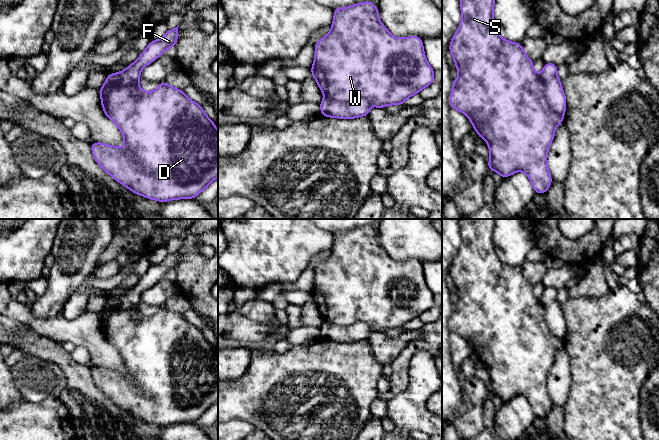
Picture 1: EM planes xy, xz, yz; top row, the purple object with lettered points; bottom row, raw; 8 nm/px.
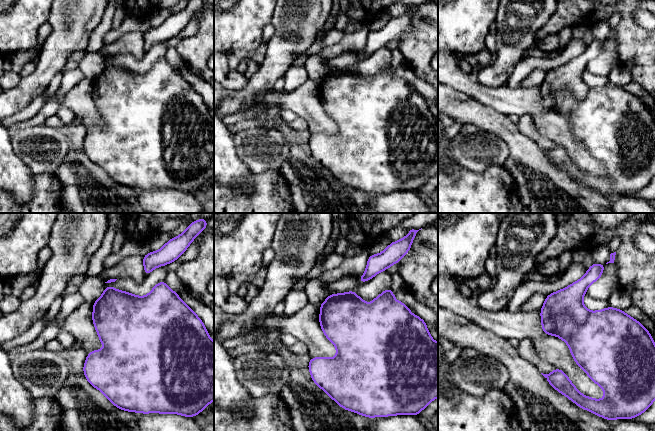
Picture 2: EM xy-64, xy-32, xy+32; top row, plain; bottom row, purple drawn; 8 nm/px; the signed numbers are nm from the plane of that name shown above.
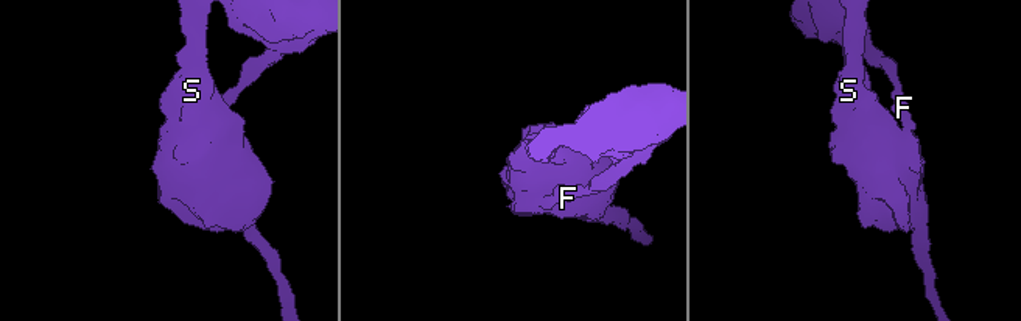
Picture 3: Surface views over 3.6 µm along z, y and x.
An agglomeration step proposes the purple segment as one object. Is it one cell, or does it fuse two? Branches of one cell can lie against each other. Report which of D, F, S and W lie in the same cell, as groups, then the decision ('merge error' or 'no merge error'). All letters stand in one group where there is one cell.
D S W / F; merge error

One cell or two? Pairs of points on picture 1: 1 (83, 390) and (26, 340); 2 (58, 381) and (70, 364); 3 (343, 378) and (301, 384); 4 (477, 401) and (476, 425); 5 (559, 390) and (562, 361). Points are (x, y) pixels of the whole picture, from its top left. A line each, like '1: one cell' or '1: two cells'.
1: one cell
2: two cells
3: one cell
4: one cell
5: one cell

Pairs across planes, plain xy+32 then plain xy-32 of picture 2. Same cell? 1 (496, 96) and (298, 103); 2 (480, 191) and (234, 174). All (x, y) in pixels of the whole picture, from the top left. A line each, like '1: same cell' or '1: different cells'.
1: same cell
2: different cells

